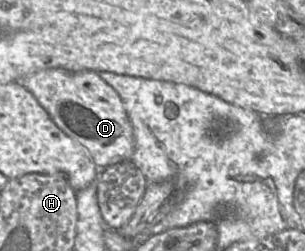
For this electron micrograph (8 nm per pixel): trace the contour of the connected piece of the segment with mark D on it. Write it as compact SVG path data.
M52 68L32 73L16 82L20 82L34 95L64 133L86 148L98 168L109 167L122 161L130 161L135 149L131 121L117 91L105 82L96 71L70 72L61 68Z

